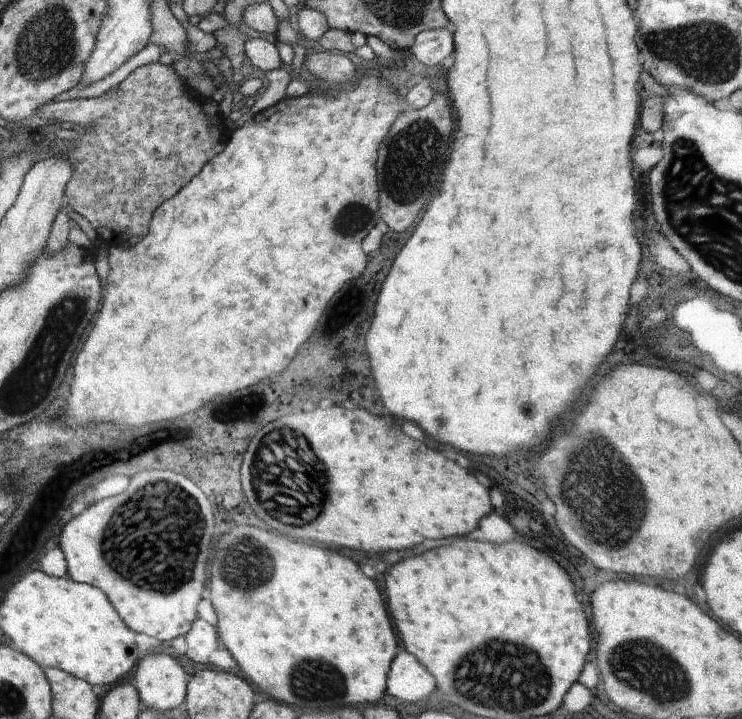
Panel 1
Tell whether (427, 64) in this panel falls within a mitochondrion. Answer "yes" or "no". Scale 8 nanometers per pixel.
no

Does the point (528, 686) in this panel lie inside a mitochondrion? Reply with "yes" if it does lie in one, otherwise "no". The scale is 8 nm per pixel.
yes

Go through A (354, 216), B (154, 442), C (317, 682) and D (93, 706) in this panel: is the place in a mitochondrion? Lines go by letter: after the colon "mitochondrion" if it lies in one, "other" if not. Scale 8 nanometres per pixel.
A: mitochondrion
B: other
C: mitochondrion
D: other

